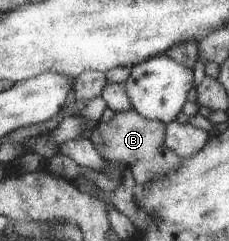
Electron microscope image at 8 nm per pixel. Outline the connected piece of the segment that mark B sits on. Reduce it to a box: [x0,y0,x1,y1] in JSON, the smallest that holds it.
[89,108,164,167]

